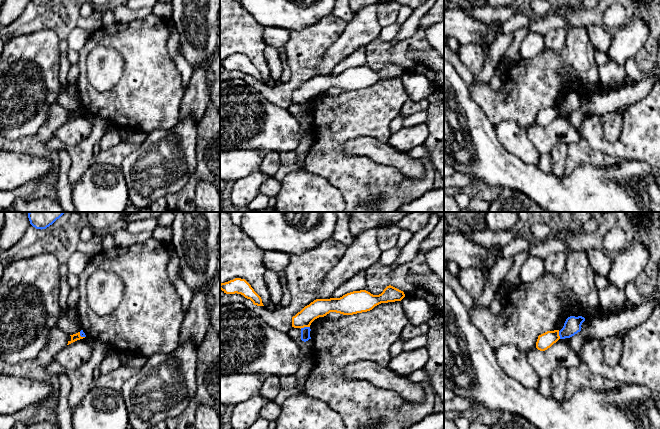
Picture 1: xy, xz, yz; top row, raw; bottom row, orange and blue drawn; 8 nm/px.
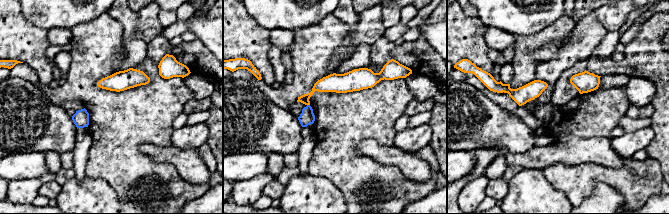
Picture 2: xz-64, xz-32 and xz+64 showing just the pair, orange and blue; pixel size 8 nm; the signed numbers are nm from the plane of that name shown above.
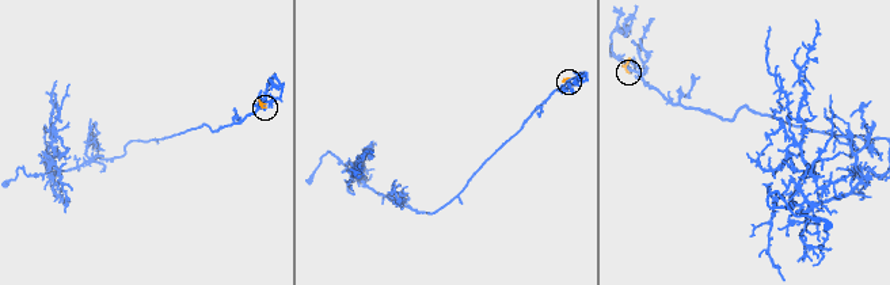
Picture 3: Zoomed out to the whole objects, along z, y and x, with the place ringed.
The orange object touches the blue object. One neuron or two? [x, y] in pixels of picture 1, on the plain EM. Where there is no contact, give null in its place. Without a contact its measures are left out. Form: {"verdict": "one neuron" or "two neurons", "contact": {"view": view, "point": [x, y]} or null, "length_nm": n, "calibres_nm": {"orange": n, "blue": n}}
{"verdict": "two neurons", "contact": {"view": "xz", "point": [304, 102]}, "length_nm": 80, "calibres_nm": {"orange": 140, "blue": 80}}

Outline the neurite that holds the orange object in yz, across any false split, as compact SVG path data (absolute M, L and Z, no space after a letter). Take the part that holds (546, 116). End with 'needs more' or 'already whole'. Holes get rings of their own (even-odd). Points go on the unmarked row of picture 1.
M559 106L547 107L538 112L536 124L545 127L560 115Z; already whole

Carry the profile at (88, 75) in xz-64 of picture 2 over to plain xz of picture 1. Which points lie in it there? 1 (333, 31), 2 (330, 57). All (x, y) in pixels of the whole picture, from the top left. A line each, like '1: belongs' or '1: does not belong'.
1: belongs
2: does not belong

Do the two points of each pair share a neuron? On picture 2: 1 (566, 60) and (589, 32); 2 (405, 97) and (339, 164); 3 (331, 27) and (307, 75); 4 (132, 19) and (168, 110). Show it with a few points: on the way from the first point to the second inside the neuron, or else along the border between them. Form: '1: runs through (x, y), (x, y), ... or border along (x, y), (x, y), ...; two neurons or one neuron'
1: runs through (571, 53), (585, 39); one neuron
2: runs through (385, 104), (345, 144); one neuron
3: runs through (322, 39), (312, 49), (311, 63); one neuron
4: border along (146, 57), (140, 63), (131, 67); two neurons

